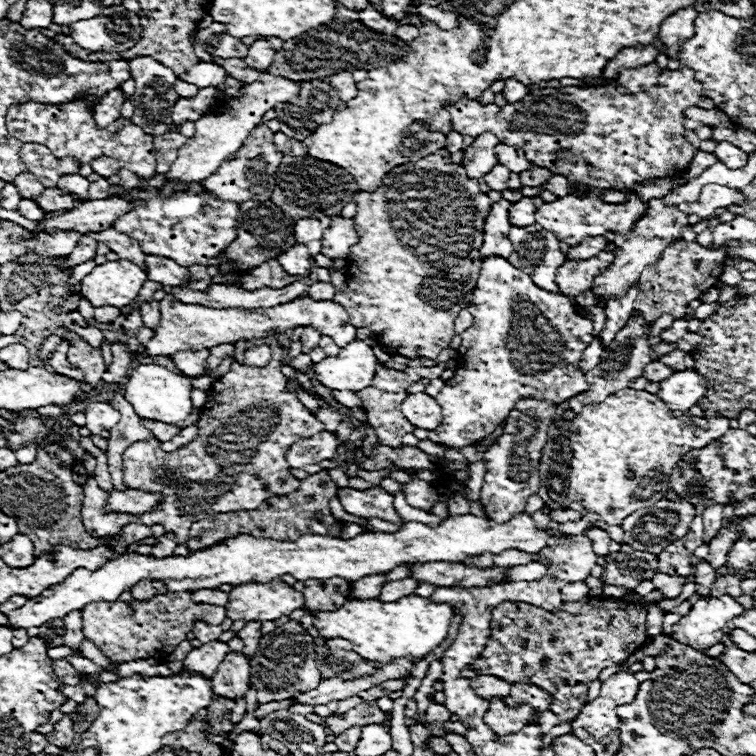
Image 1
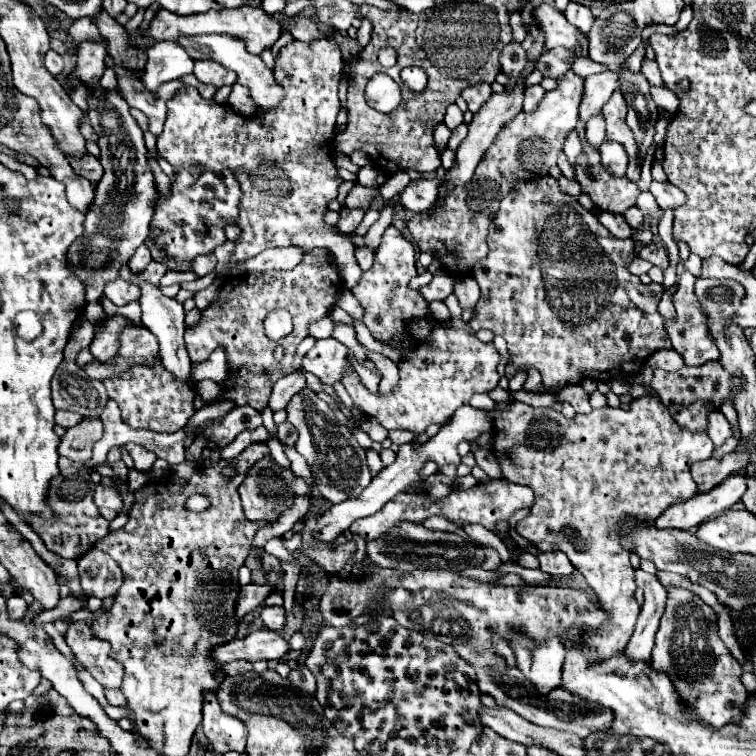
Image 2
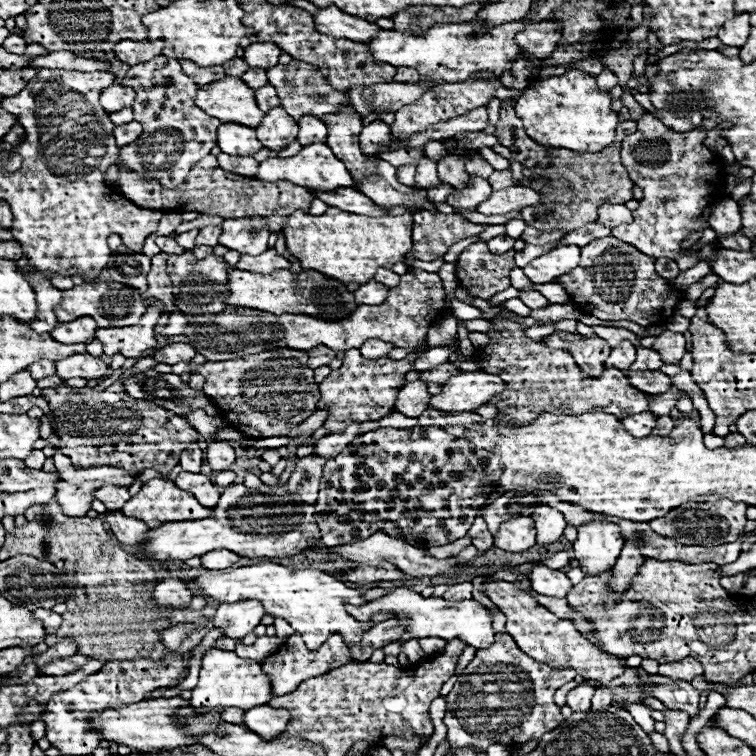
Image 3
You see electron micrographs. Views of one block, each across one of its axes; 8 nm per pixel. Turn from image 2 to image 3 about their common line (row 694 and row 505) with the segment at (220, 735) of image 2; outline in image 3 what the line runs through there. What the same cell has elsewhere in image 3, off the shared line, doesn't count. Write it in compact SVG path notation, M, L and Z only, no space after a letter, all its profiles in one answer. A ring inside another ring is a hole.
M180 472L178 478L176 478L176 486L194 494L198 498L198 502L204 504L206 508L214 508L218 504L220 488L214 486L210 482L210 478L204 476L204 474L184 474L184 472Z

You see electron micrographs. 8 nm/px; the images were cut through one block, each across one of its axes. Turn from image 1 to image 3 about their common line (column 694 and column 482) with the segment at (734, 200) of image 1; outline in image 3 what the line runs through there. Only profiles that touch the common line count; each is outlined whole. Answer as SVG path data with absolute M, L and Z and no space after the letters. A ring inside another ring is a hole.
M510 186L504 190L494 190L488 200L476 206L476 212L484 216L496 216L496 214L508 214L526 206L534 206L540 202L540 196L536 190L528 186Z

